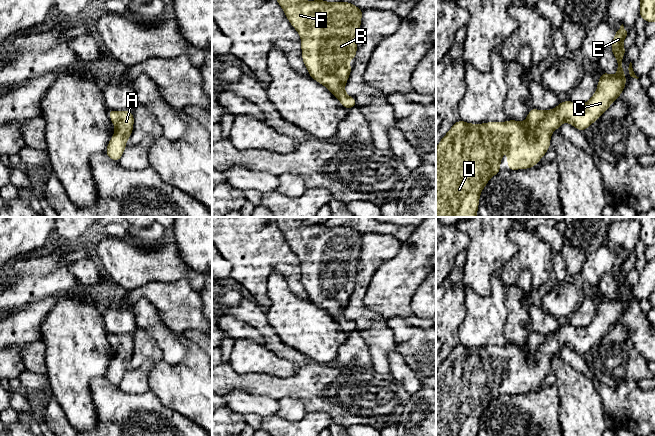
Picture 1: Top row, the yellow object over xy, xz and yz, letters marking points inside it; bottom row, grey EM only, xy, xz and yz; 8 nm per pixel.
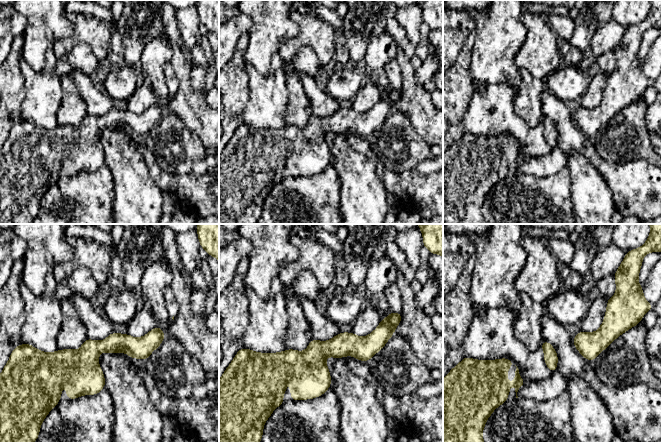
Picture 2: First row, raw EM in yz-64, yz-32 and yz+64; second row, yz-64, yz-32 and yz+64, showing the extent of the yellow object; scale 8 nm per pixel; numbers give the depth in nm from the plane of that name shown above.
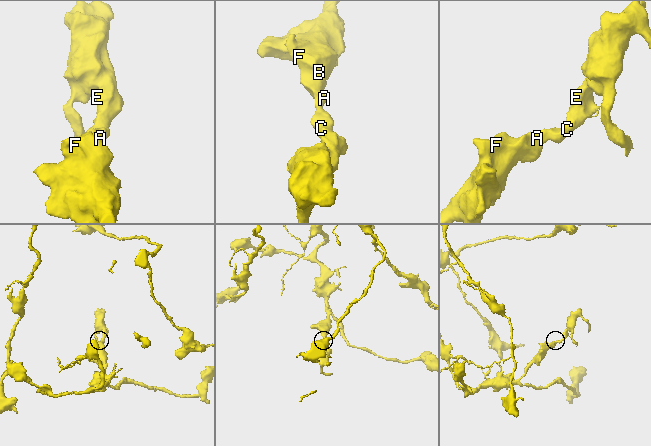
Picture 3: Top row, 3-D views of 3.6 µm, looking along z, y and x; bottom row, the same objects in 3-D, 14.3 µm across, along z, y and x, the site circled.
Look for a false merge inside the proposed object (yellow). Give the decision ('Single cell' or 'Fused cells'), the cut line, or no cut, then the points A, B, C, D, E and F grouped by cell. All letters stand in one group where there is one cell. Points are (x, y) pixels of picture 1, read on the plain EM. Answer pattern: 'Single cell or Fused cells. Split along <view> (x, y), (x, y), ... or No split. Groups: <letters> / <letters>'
Single cell. No split. Groups: A B C D E F

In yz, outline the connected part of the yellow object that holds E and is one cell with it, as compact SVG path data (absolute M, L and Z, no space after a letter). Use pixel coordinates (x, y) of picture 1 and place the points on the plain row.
M622 248L615 257L611 272L617 284L617 299L611 300L603 295L595 318L584 328L569 324L548 335L531 332L522 347L513 343L485 348L469 348L458 344L436 372L436 436L477 436L480 417L489 403L500 396L499 389L505 374L508 376L508 394L531 392L545 379L551 370L552 356L559 353L562 346L568 346L584 355L599 343L617 324L626 309L622 291L622 281L626 276L622 265L625 261L629 259Z

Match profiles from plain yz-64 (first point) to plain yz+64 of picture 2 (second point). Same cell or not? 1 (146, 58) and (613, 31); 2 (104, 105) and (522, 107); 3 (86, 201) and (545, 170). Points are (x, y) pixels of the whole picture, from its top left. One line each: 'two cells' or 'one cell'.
1: one cell
2: two cells
3: two cells

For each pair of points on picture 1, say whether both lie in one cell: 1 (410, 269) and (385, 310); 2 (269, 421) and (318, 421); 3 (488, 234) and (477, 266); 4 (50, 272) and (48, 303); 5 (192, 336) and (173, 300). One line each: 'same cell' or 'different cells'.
1: same cell
2: same cell
3: same cell
4: different cells
5: different cells

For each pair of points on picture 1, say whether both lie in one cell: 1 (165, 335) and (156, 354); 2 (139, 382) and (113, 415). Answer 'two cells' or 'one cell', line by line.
1: two cells
2: two cells

